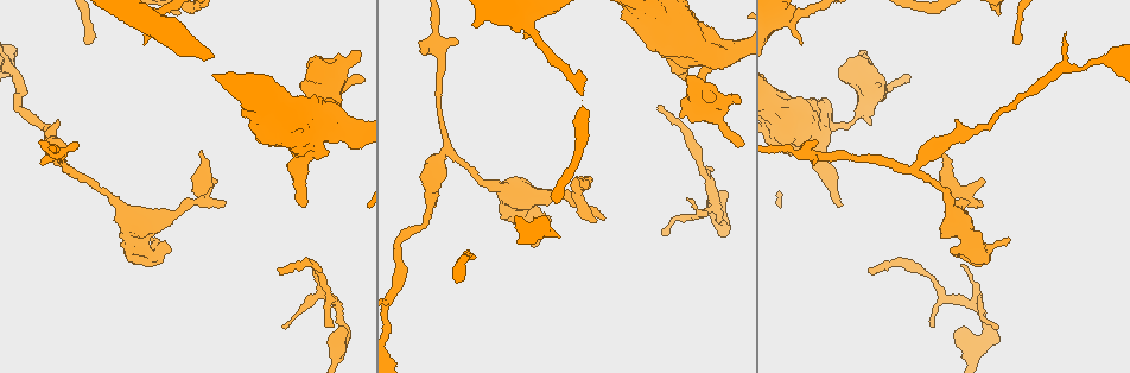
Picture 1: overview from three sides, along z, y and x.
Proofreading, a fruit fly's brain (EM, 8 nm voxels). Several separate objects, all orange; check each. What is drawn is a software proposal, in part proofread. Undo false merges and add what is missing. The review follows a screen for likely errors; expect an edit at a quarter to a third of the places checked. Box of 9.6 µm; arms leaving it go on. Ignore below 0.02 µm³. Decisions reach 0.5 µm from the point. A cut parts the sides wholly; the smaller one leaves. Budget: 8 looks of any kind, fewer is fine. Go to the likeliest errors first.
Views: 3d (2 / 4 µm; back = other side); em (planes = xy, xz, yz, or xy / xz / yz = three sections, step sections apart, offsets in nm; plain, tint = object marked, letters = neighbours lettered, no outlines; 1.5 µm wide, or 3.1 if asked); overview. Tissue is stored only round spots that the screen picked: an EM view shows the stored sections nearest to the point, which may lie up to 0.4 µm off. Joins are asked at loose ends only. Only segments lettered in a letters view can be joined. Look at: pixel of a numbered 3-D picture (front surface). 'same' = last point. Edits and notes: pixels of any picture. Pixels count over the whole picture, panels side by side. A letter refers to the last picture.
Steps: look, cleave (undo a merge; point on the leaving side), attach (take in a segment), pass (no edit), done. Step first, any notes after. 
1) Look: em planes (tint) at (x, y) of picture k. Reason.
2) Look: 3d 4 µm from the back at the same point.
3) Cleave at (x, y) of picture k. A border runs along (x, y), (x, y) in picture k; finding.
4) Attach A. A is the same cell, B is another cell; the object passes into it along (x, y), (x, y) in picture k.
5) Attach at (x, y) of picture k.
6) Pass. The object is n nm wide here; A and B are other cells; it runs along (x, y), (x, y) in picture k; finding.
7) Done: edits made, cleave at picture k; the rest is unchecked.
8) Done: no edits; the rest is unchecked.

Look: em planes (letters) at (41, 160) of picture 1.

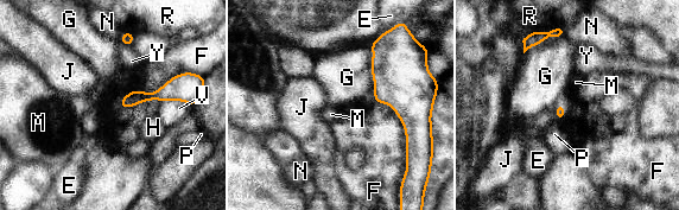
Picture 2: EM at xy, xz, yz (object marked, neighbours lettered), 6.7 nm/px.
Pass. E, F, G, H, J, M, N, P, R, V and Y are other cells; a border runs along (554, 106), (556, 119) in picture 2; none of them fits.

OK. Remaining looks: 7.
Look: em planes (letters) at (559, 236) of picture 1. Branch stops here.

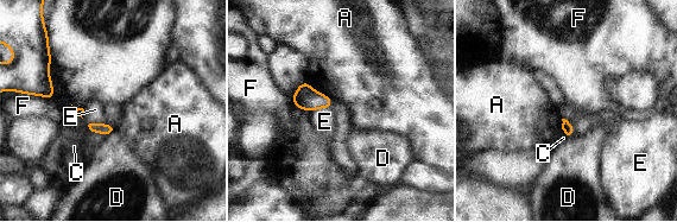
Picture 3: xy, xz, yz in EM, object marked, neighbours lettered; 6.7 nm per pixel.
Pass. The longest contact is with A, 240 nm; A, C, D, E and F are other cells; no lettered segment goes on from it.

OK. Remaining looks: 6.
Look: em planes (letters) at (72, 173) of picture 1. Thin arm on a thick one.

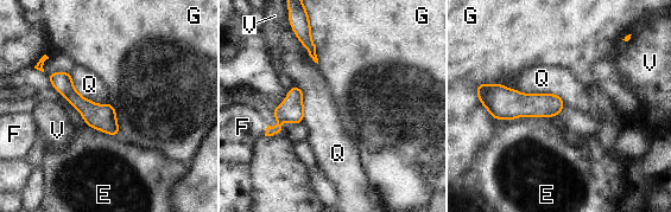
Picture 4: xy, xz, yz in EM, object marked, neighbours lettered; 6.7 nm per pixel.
Pass. E, F, G, Q and V are other cells; it runs along (51, 76), (116, 133) in picture 4; one neuron here.

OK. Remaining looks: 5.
Done: no edits; the rest is unchecked.

